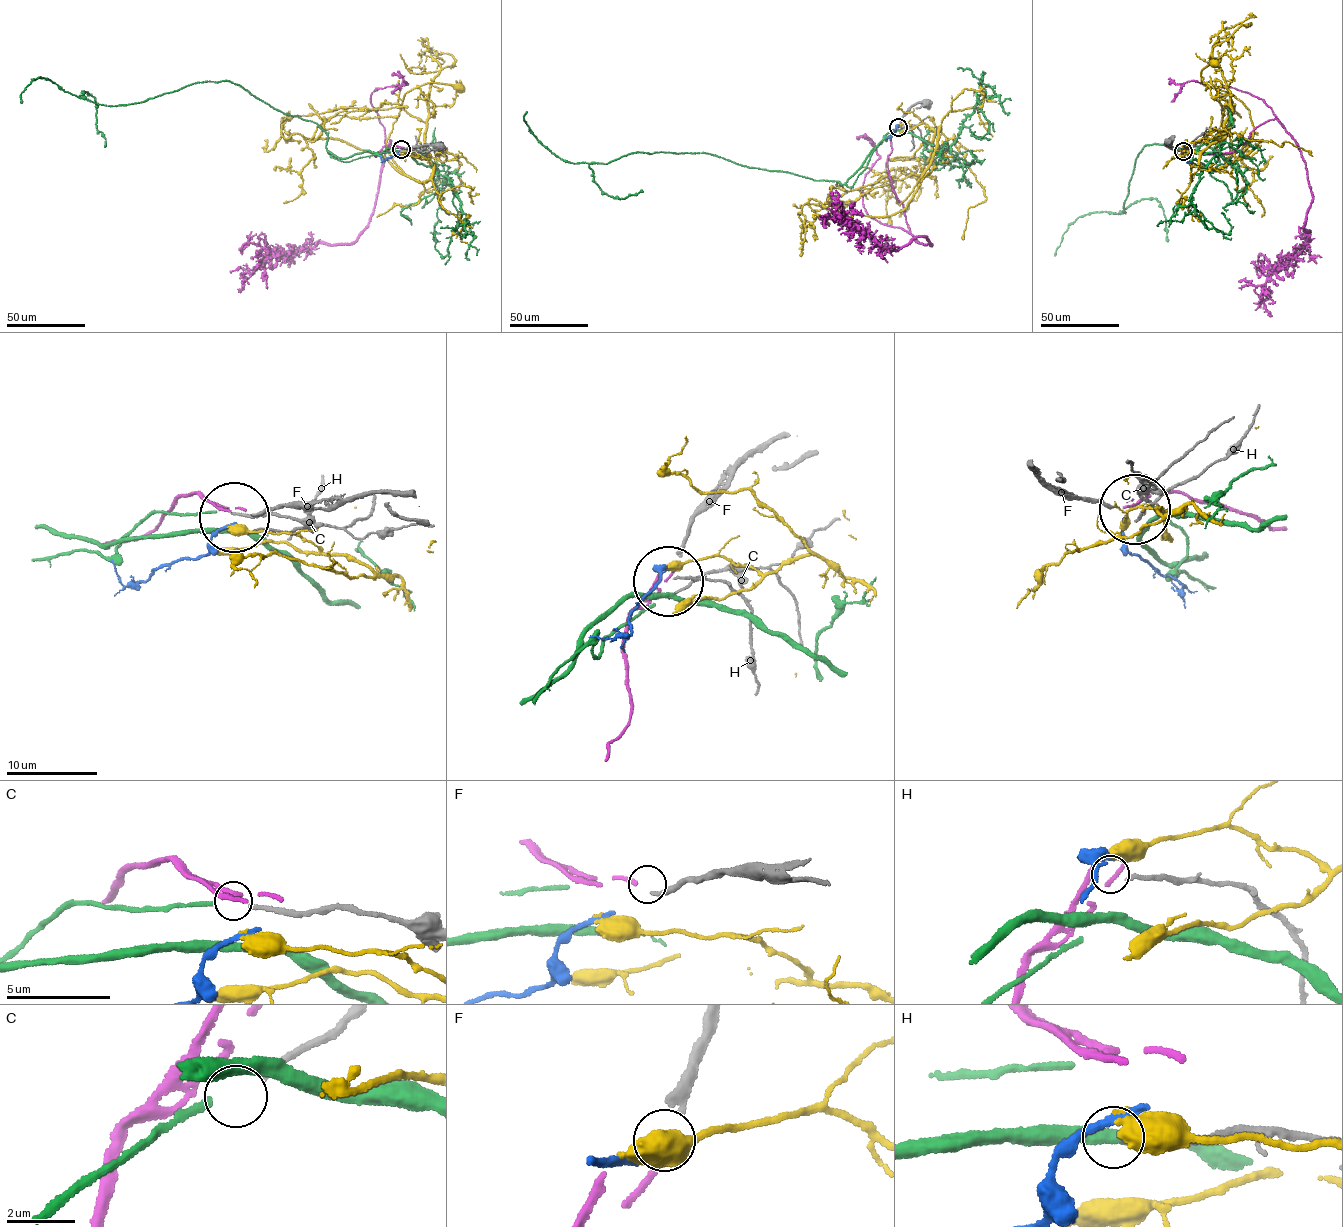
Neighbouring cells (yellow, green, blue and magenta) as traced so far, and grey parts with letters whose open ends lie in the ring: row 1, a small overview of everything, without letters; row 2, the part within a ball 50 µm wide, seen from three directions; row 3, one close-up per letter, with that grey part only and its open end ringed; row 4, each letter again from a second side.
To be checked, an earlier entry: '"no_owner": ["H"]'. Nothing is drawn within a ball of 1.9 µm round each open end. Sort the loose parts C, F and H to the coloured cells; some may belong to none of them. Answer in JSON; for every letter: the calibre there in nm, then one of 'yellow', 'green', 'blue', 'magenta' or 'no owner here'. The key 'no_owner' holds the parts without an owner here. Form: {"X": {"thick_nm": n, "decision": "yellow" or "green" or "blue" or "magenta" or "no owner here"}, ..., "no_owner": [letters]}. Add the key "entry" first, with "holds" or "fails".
{"entry": "holds", "C": {"thick_nm": 200, "decision": "green"}, "F": {"thick_nm": 280, "decision": "magenta"}, "H": {"thick_nm": 180, "decision": "no owner here"}, "no_owner": ["H"]}

